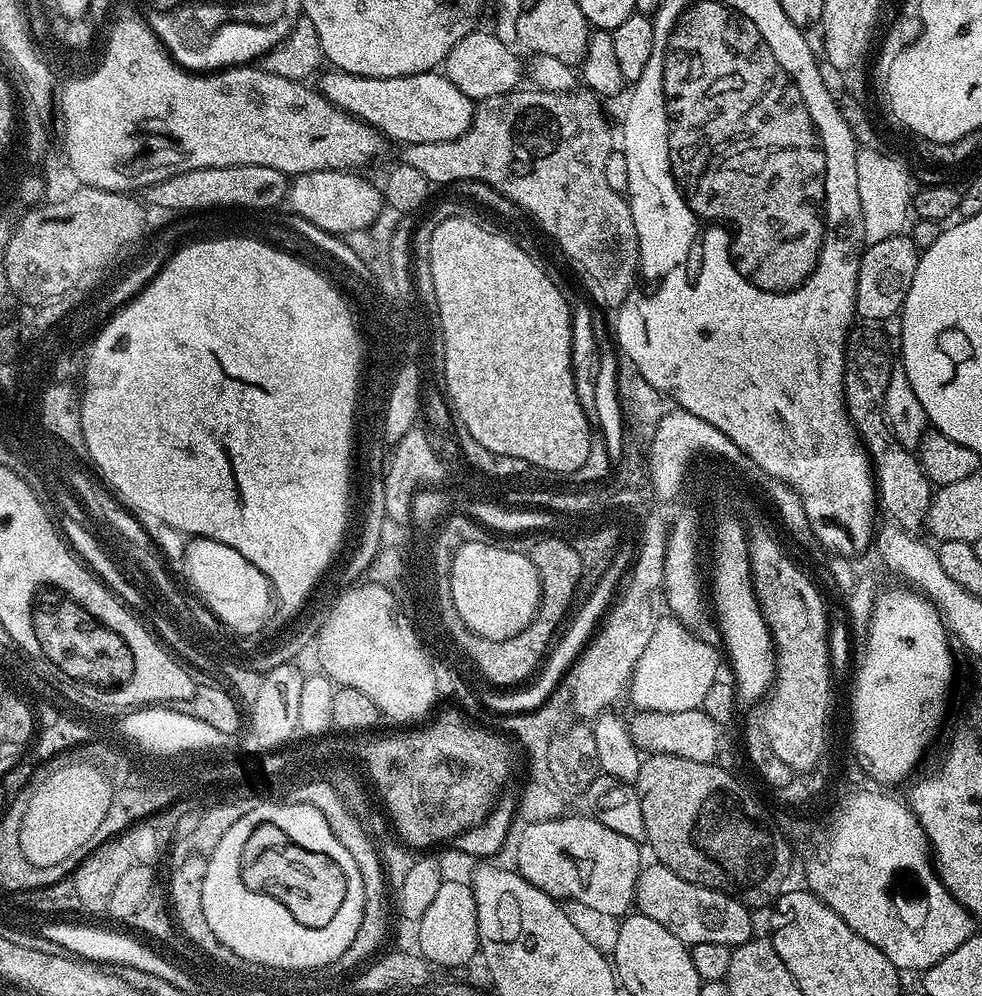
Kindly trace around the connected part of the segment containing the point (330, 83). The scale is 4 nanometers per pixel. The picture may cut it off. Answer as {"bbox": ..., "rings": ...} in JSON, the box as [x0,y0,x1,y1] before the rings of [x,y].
{"bbox":[318,70,474,145],"rings":[[[328,70],[328,73],[322,76],[319,77],[320,84],[318,83],[320,95],[326,97],[336,108],[349,112],[359,120],[365,120],[389,141],[400,140],[401,145],[453,140],[461,136],[472,121],[474,101],[466,94],[462,94],[462,90],[458,90],[458,86],[454,86],[454,82],[450,82],[447,76],[436,70],[402,78],[366,78],[339,70]]]}

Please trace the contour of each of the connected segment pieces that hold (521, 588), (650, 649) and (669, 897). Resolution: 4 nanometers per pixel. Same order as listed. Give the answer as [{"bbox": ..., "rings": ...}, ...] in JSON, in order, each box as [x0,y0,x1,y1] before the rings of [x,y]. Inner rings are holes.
[{"bbox":[446,542,540,640],"rings":[[[470,542],[457,548],[452,555],[452,569],[446,583],[450,586],[454,606],[462,622],[472,632],[491,640],[505,640],[522,631],[532,621],[540,601],[540,579],[538,570],[534,570],[532,559],[523,552],[502,550],[495,542],[491,544]]]},{"bbox":[630,618,722,712],"rings":[[[674,618],[657,619],[654,634],[642,650],[642,656],[632,668],[630,696],[641,712],[681,712],[700,708],[706,690],[721,675],[722,656],[712,644],[692,638]]]},{"bbox":[634,863,753,949],"rings":[[[645,863],[641,867],[636,883],[634,908],[639,915],[654,918],[654,922],[666,926],[666,930],[670,930],[674,938],[689,946],[698,942],[722,942],[722,946],[733,949],[736,945],[753,939],[753,913],[748,905],[727,896],[725,892],[686,882],[686,878],[674,874],[674,870],[664,864],[651,863]]]}]

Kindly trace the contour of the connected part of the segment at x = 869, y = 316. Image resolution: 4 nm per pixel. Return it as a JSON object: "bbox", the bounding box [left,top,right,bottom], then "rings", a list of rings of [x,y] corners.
{"bbox":[856,234,921,322],"rings":[[[901,234],[882,238],[882,242],[868,244],[860,253],[858,286],[856,287],[856,316],[864,322],[883,322],[897,315],[910,294],[914,270],[918,270],[921,249],[914,246],[911,235]]]}

